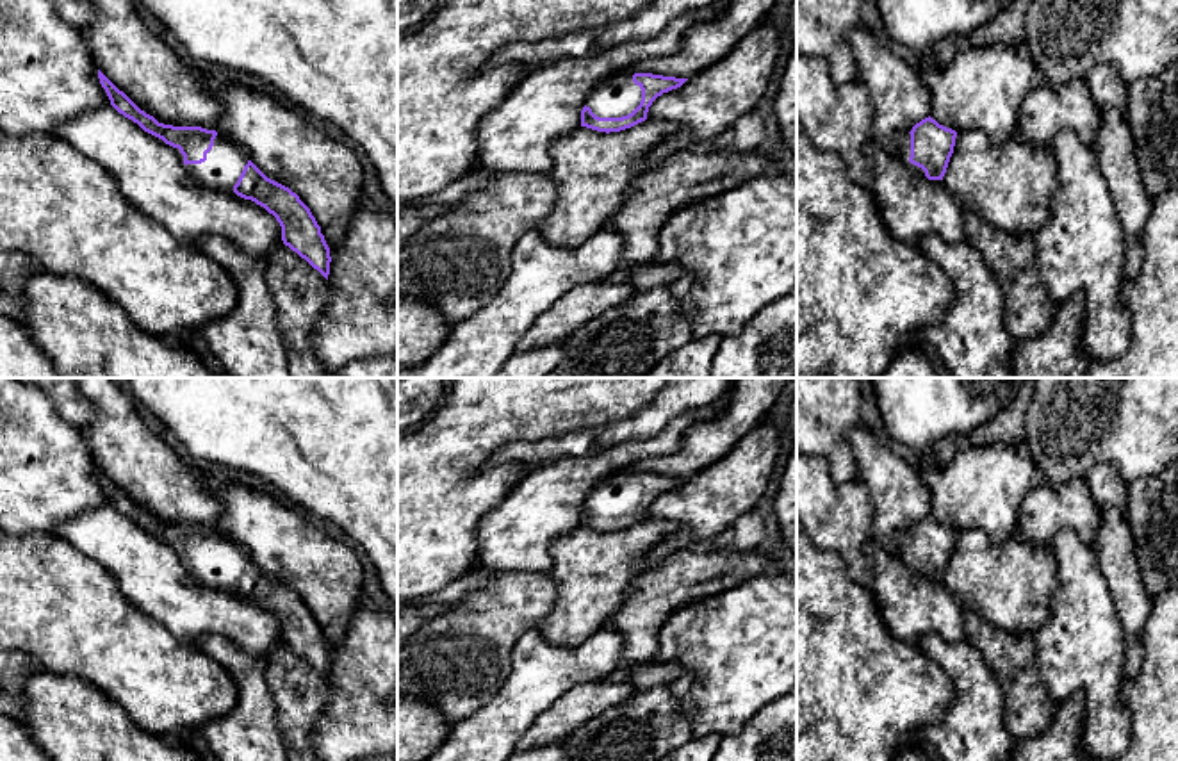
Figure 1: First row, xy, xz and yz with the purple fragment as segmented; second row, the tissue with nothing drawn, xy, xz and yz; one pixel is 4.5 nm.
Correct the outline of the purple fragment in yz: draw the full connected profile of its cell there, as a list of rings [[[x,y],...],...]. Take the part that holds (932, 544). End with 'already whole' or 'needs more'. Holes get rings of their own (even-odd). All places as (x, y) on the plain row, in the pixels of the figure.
[[[930,515],[912,526],[902,538],[898,554],[911,569],[928,579],[943,579],[953,552],[957,531]]]; needs more

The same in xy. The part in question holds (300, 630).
[[[100,469],[98,478],[110,504],[144,531],[173,545],[200,585],[216,590],[233,590],[237,595],[264,606],[280,622],[283,643],[328,679],[330,647],[310,608],[296,592],[267,577],[250,560],[246,549],[228,536],[201,526],[159,522],[153,515],[141,510]]]; needs more

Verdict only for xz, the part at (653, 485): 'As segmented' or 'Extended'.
Extended

